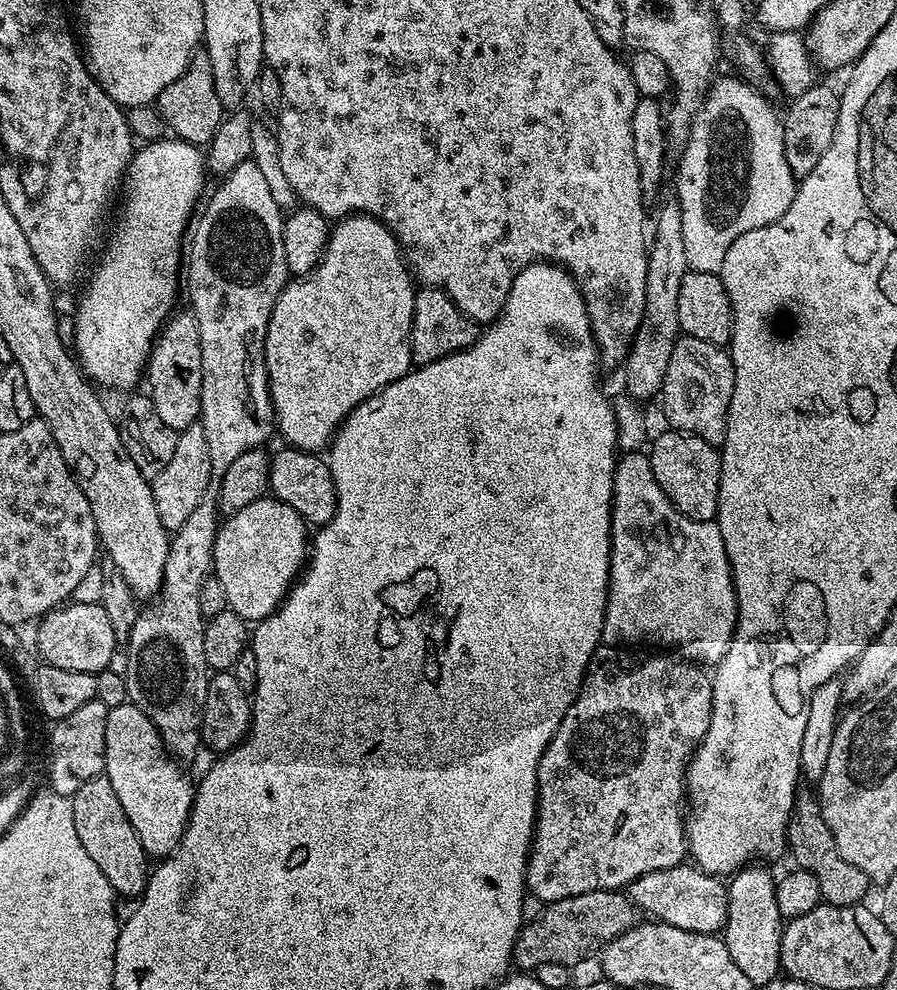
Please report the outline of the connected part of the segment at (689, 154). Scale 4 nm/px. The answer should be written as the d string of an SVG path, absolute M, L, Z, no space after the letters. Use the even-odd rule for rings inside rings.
M728 76L713 79L698 112L698 127L691 133L690 146L683 149L684 157L680 160L680 181L674 196L682 210L686 262L694 272L719 273L726 250L730 250L734 241L750 230L765 228L782 218L796 196L798 180L787 165L781 117L776 117L775 110L750 85L743 84L748 82L740 80Z

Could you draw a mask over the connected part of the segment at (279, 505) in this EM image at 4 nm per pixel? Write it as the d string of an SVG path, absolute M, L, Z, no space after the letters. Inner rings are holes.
M265 498L250 502L250 506L238 510L238 514L227 517L219 525L212 566L226 589L229 609L243 620L259 622L284 603L309 556L309 525L290 506L275 498Z

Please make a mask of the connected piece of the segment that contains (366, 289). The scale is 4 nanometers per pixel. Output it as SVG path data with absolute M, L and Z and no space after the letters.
M353 214L337 223L331 229L328 238L328 248L324 251L324 257L320 264L307 278L296 278L291 281L290 286L285 287L282 295L277 298L276 305L272 311L272 317L268 323L266 334L266 346L264 357L268 363L268 387L272 390L272 407L275 419L278 421L278 432L285 436L291 447L308 450L312 445L312 424L332 424L339 426L343 424L347 416L355 410L364 400L381 392L387 384L393 384L398 378L402 378L413 367L412 362L412 315L414 314L414 298L416 288L410 269L404 263L400 251L400 243L392 235L383 220L367 214Z

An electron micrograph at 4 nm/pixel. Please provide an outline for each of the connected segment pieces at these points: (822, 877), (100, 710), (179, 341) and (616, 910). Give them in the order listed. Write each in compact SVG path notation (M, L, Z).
M804 790L797 791L796 803L792 805L792 817L788 820L786 848L796 859L795 867L801 872L814 874L818 881L818 890L823 903L834 906L850 906L860 904L863 896L870 889L870 881L858 866L850 866L842 854L838 854L838 846L834 842L834 834L830 834L830 826L826 826L826 818L822 818L820 801Z
M95 699L78 706L74 714L55 721L52 727L52 757L48 760L48 780L51 791L72 797L90 778L104 772L106 754L106 718L109 708Z
M191 311L179 312L171 317L170 323L161 331L156 343L153 344L152 355L148 359L146 369L146 384L148 380L149 388L147 391L154 402L154 410L158 410L162 422L166 422L166 426L170 426L178 434L199 421L202 398L202 346L198 338L198 322Z
M594 890L571 896L547 905L540 917L521 927L514 942L512 959L520 970L535 970L546 962L575 966L587 956L595 957L605 944L626 934L626 930L641 923L641 920L641 913L628 901L623 891Z

